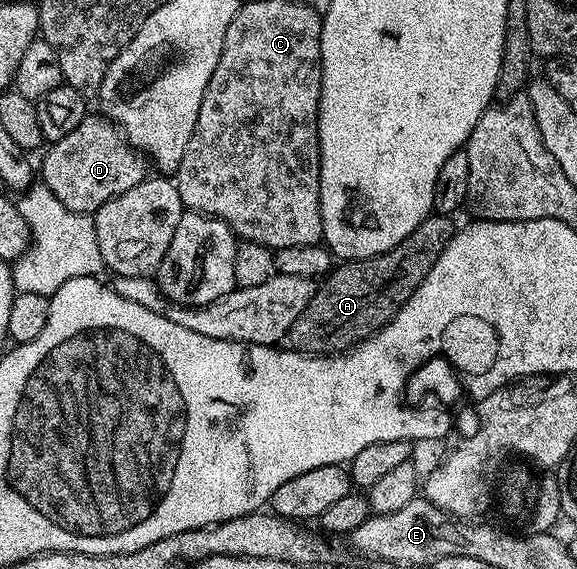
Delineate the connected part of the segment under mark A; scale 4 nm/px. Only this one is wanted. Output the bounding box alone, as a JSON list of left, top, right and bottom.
[288,213,455,355]

